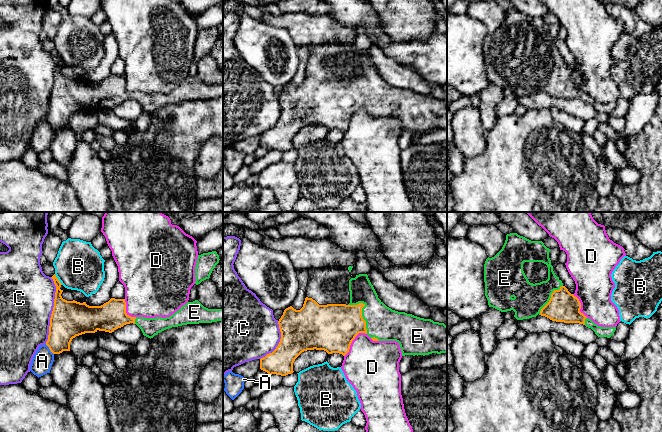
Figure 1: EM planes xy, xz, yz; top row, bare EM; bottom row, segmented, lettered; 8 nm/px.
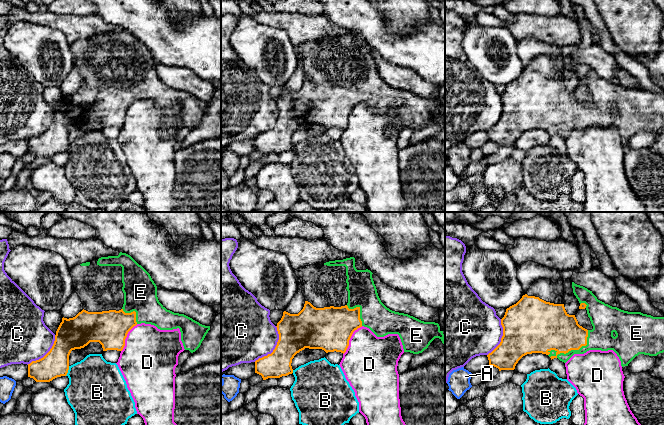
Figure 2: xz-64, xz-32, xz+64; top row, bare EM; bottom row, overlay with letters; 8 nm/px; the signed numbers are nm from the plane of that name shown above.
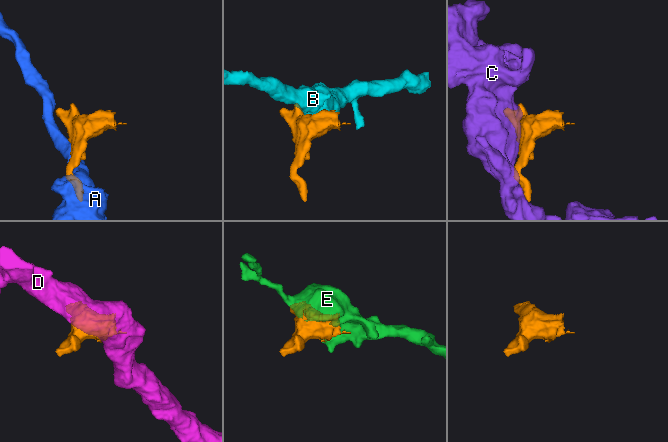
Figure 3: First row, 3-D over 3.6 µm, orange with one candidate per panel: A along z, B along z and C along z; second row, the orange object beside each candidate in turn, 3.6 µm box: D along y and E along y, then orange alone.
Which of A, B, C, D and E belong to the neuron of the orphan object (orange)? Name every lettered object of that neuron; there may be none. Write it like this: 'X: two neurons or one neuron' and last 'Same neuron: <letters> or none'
A: two neurons
B: two neurons
C: two neurons
D: two neurons
E: one neuron
Same neuron: E

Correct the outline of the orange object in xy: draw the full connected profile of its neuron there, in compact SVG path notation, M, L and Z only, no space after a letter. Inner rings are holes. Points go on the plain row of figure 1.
M55 50L51 54L56 68L46 121L53 130L70 127L70 119L76 112L98 106L112 109L130 99L136 100L143 111L151 115L172 103L223 97L223 84L208 85L198 76L187 78L170 93L131 93L126 89L125 75L111 74L101 82L67 77L61 72L61 58Z

